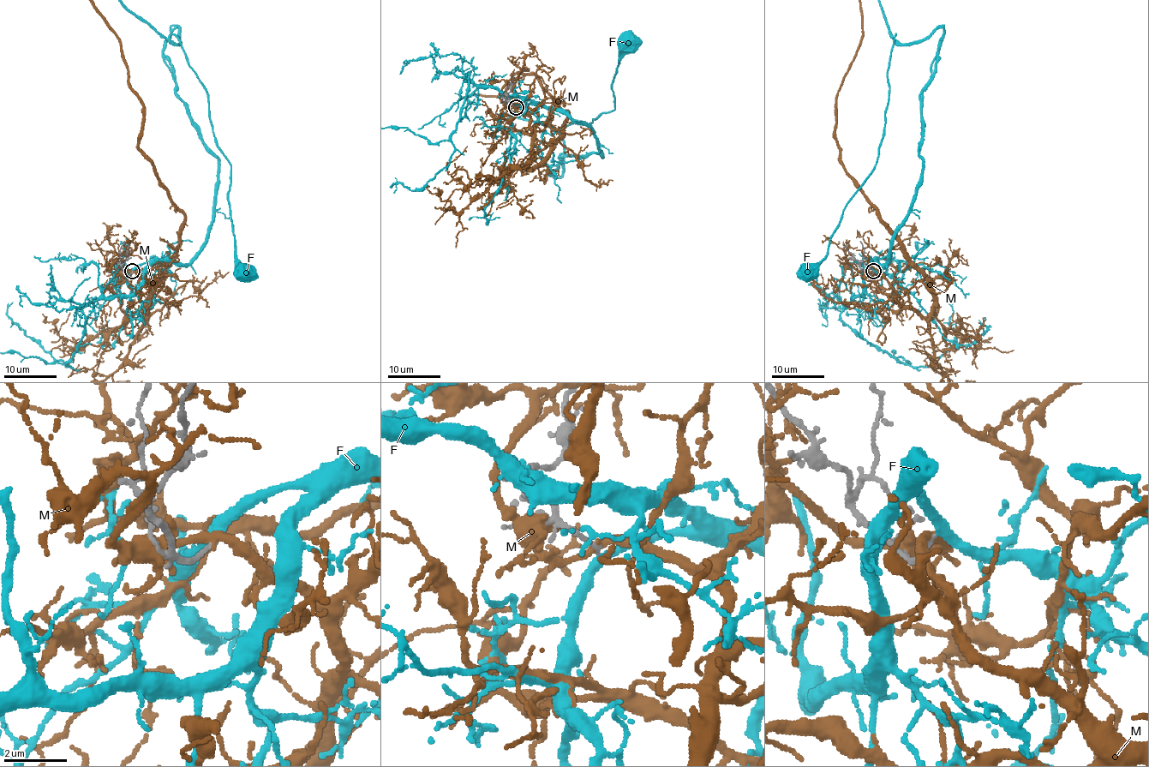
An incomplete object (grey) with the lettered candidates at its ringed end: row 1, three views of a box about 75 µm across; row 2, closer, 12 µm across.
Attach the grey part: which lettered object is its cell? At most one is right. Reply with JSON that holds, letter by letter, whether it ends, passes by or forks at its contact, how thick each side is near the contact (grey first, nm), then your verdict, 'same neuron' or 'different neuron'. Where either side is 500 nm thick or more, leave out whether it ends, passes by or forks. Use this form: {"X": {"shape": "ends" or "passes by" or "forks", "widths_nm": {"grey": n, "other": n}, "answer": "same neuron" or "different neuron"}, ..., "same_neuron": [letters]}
{"F": {"shape": "passes by", "widths_nm": {"grey": 120, "other": 320}, "answer": "same neuron"}, "M": {"shape": "passes by", "widths_nm": {"grey": 140, "other": 260}, "answer": "different neuron"}, "same_neuron": ["F"]}

